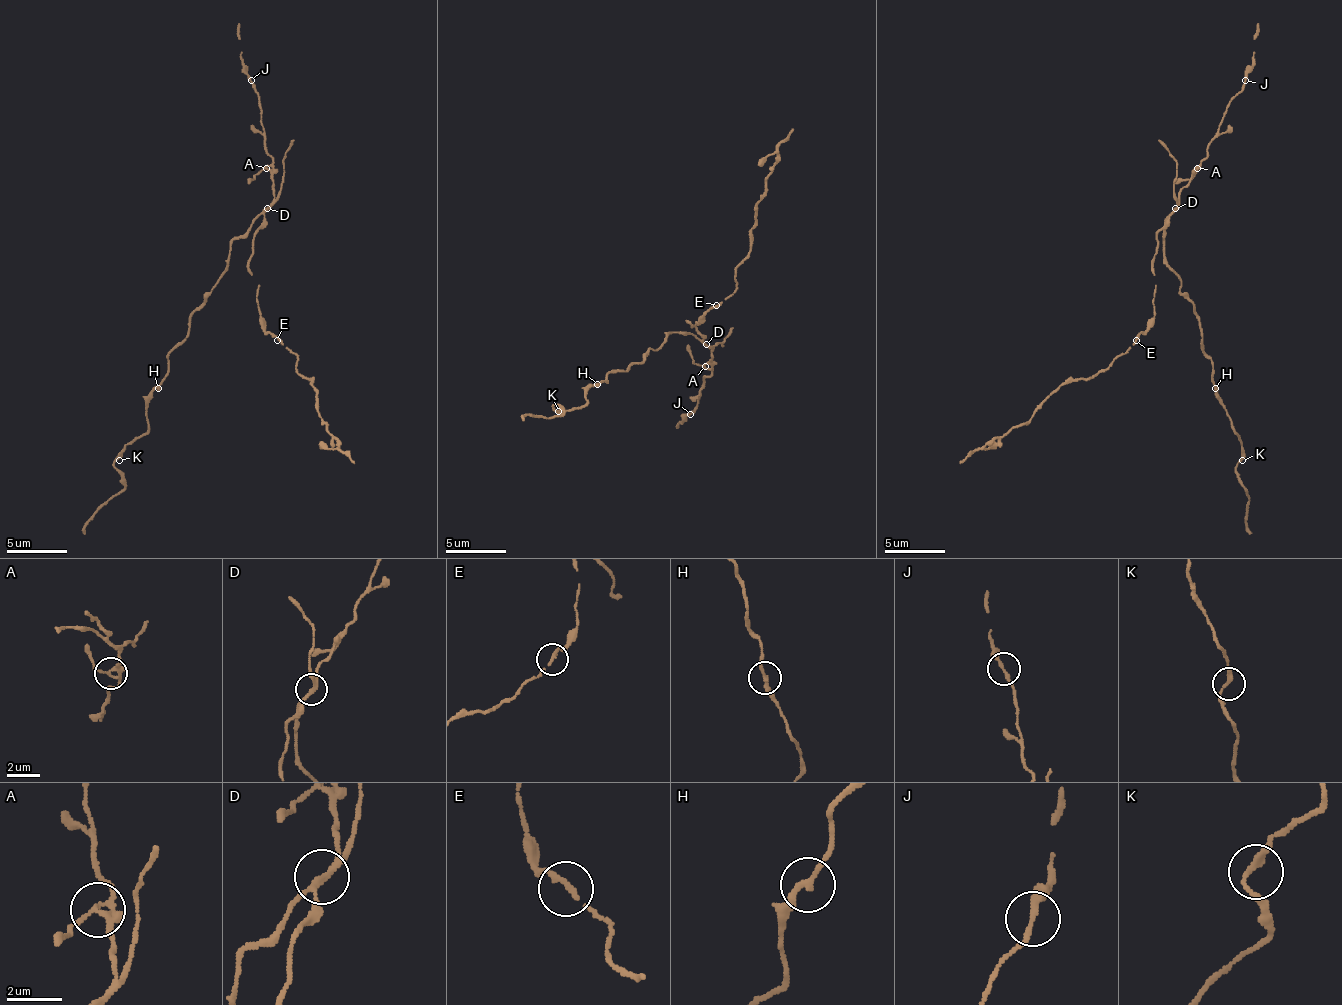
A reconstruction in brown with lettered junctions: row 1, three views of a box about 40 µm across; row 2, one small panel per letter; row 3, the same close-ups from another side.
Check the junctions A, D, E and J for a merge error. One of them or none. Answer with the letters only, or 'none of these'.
D

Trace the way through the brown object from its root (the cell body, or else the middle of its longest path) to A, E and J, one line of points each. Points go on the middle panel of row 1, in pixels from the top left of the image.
A: (687, 333), (693, 333), (711, 348), (711, 360), (705, 366)
E: (687, 333), (699, 336), (687, 321), (699, 324), (717, 306)
J: (687, 333), (693, 333), (711, 348), (711, 372), (705, 375), (699, 390), (699, 402), (690, 414)

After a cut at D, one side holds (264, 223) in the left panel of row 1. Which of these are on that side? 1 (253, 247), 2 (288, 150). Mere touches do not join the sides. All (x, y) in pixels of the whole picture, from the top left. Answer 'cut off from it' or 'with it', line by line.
1: with it
2: cut off from it

